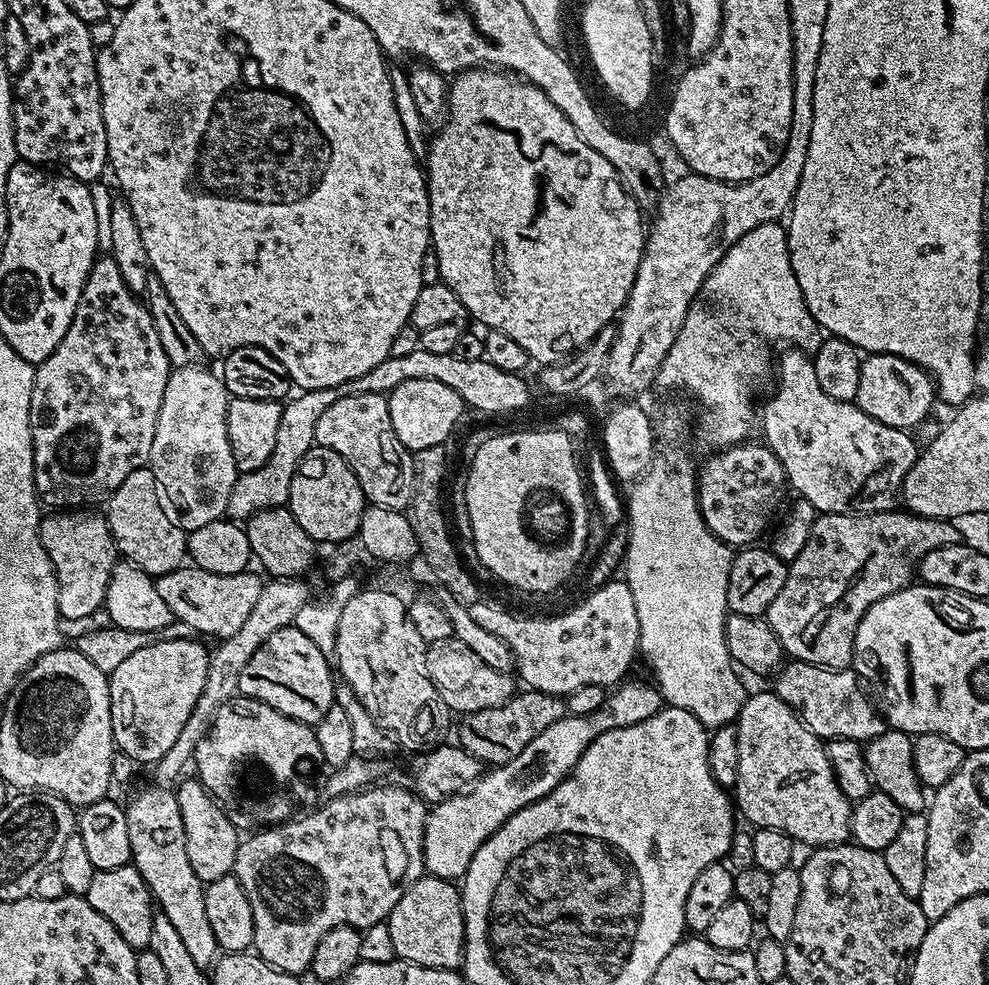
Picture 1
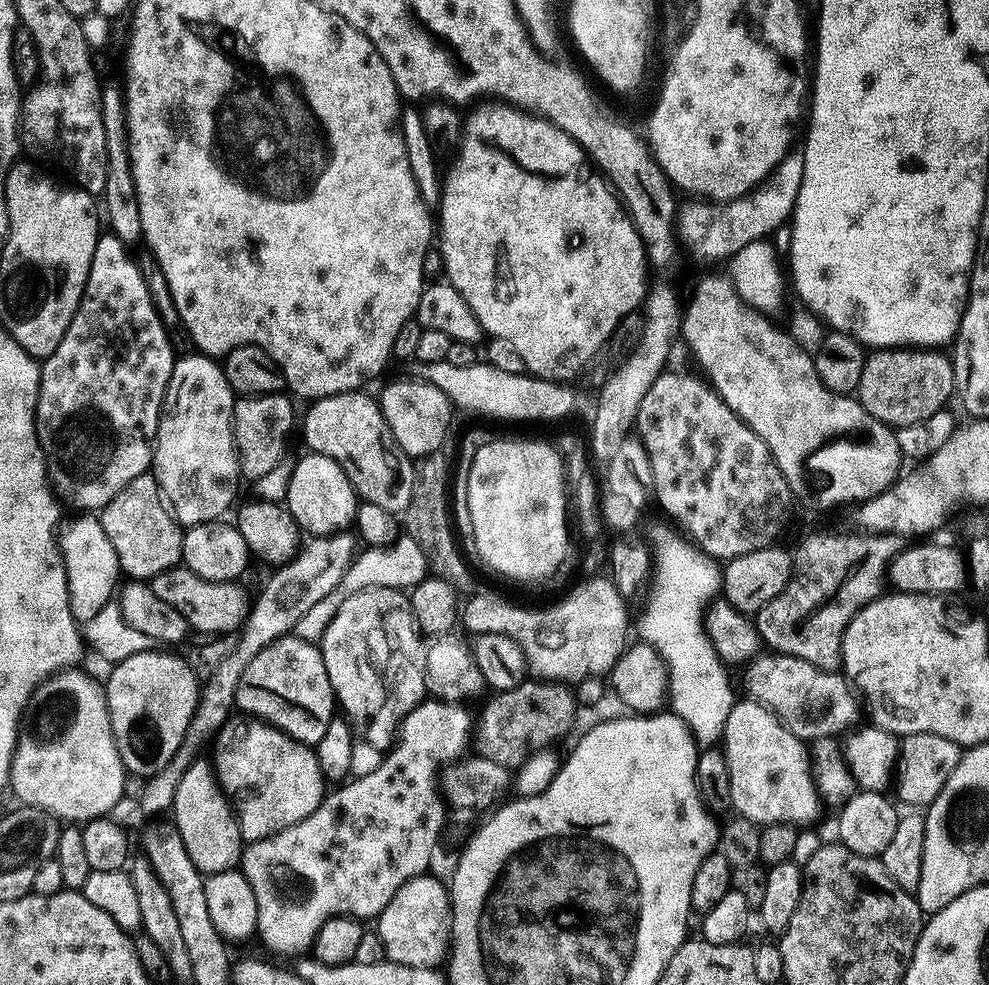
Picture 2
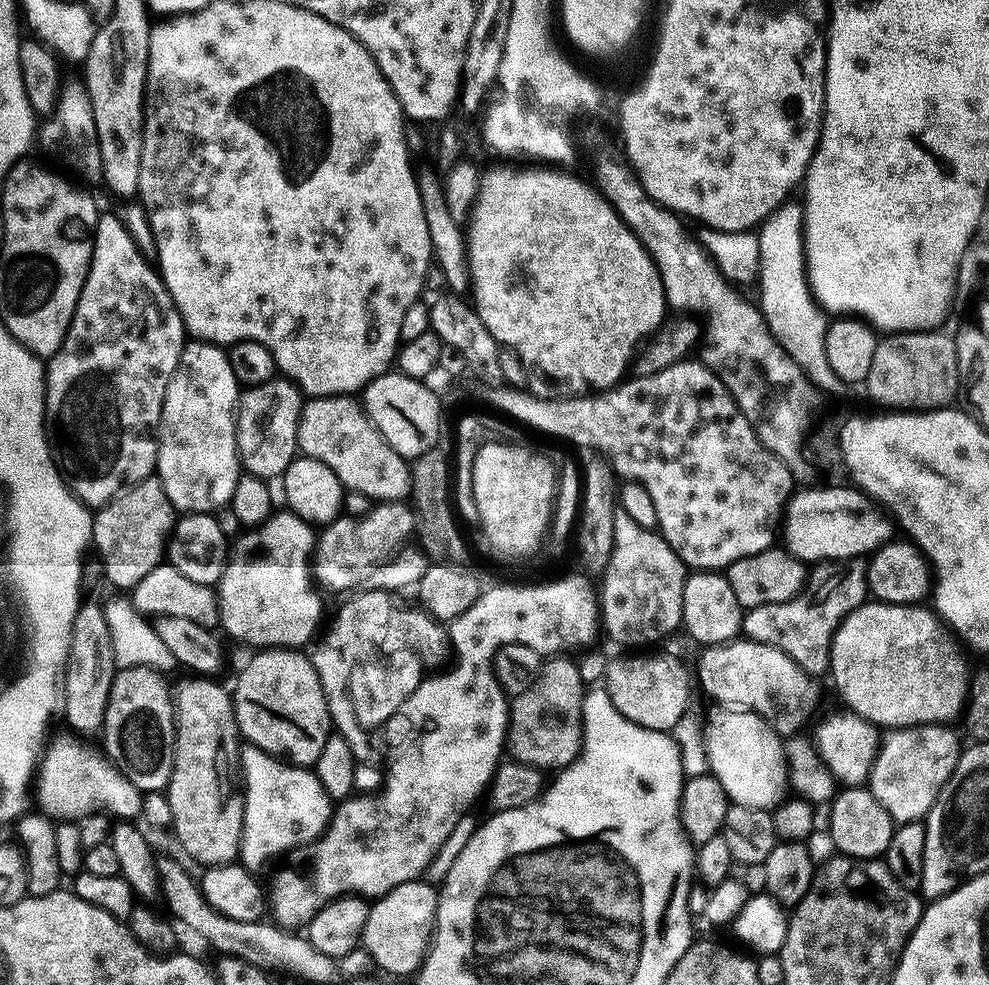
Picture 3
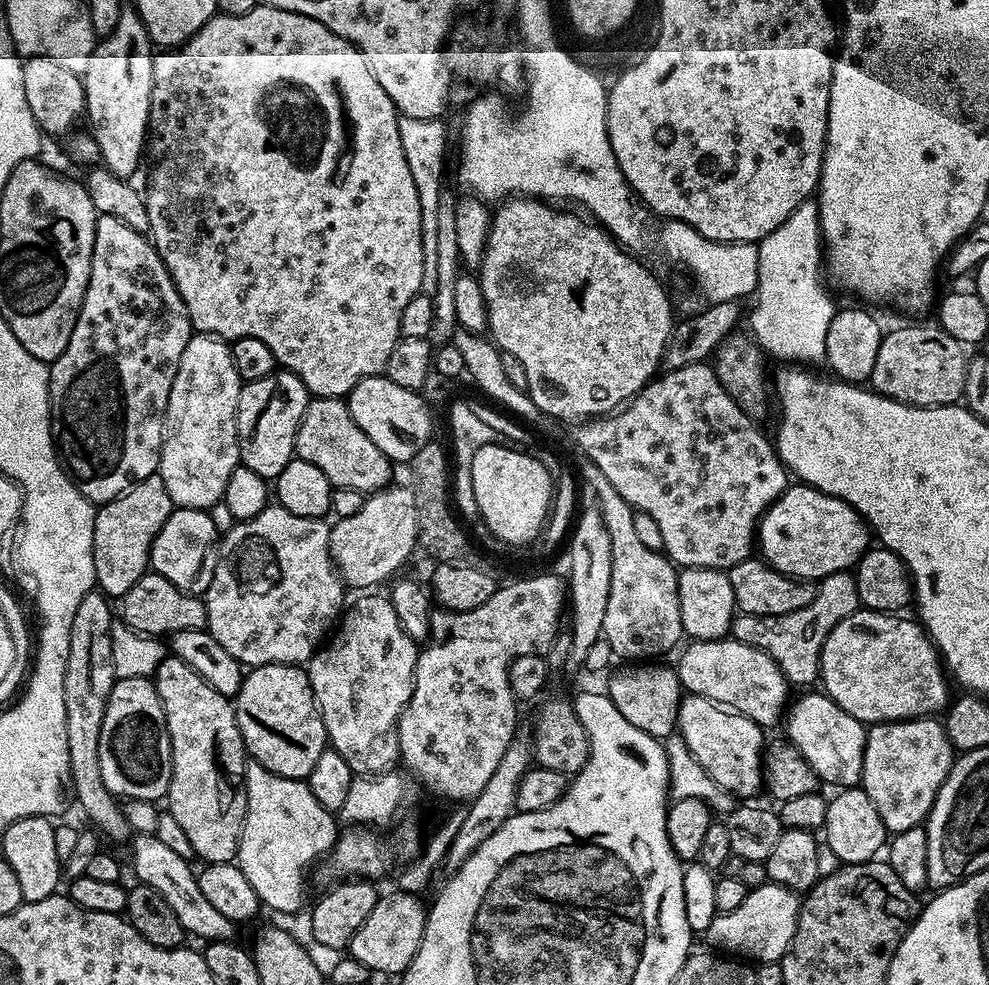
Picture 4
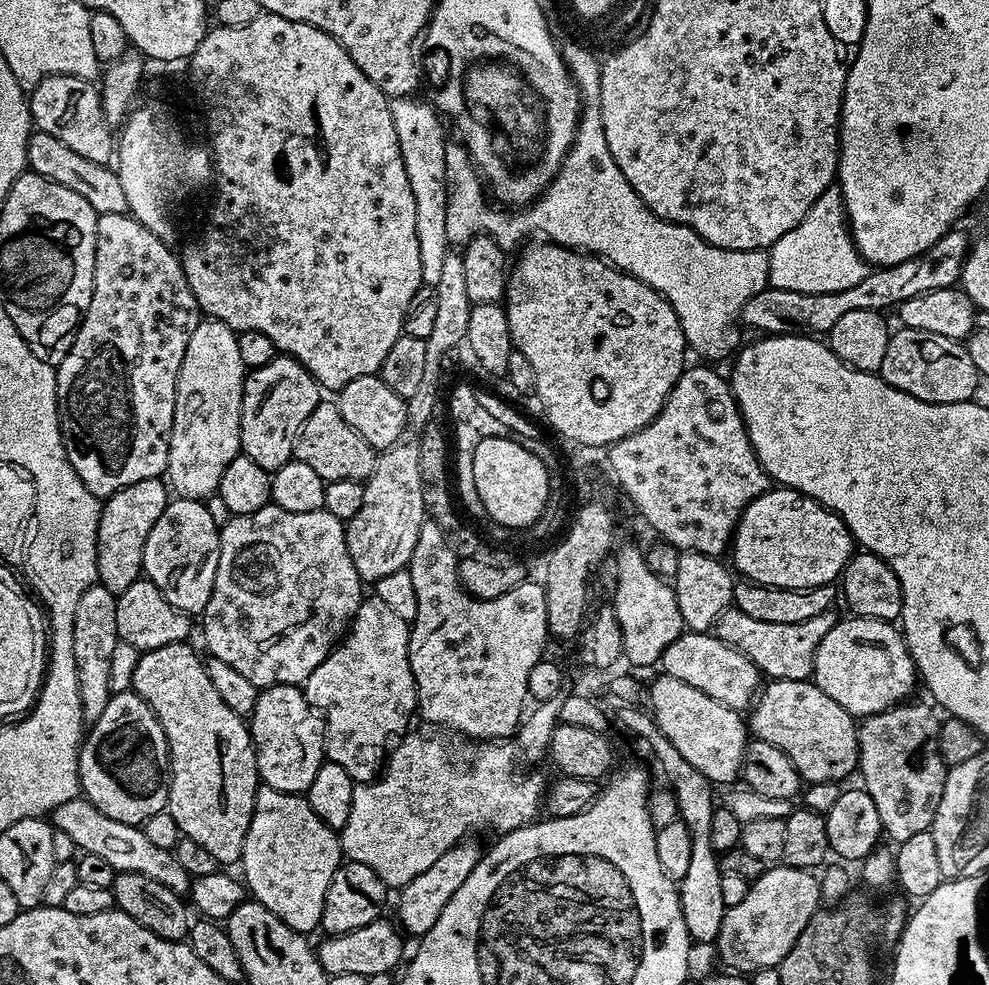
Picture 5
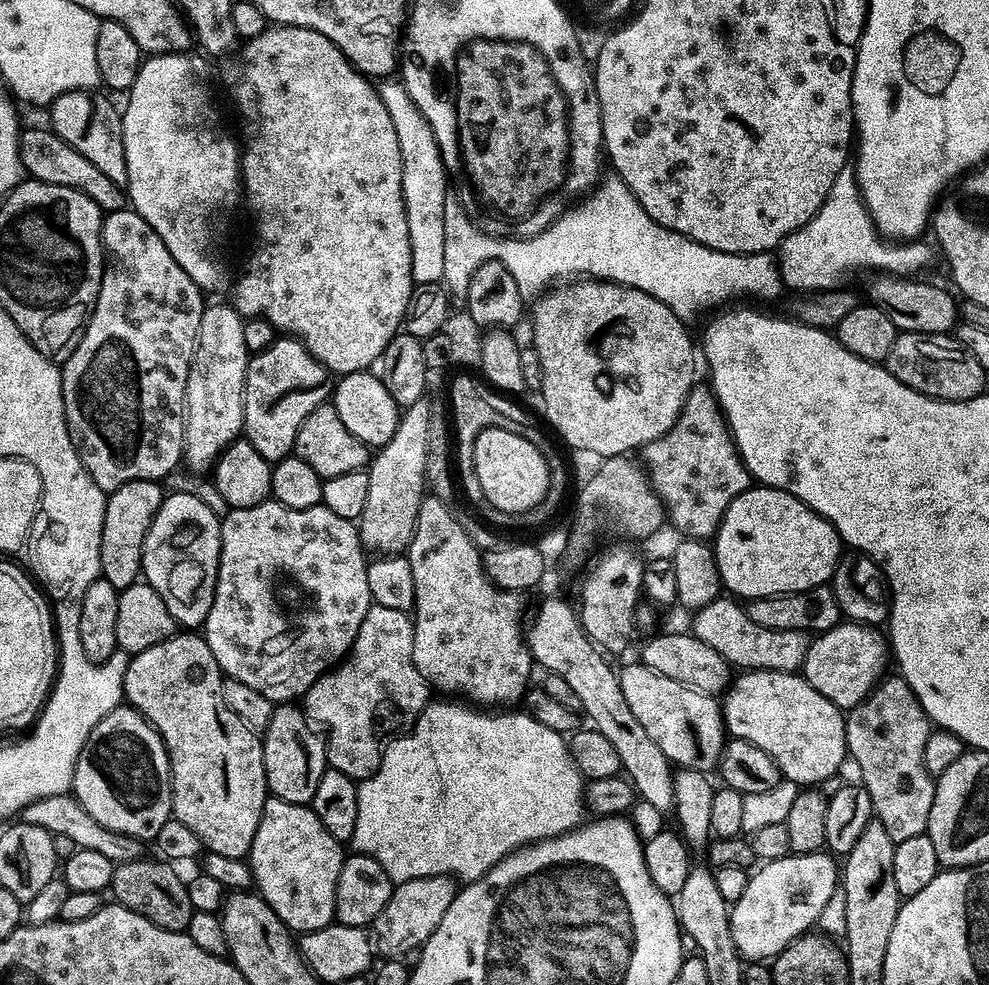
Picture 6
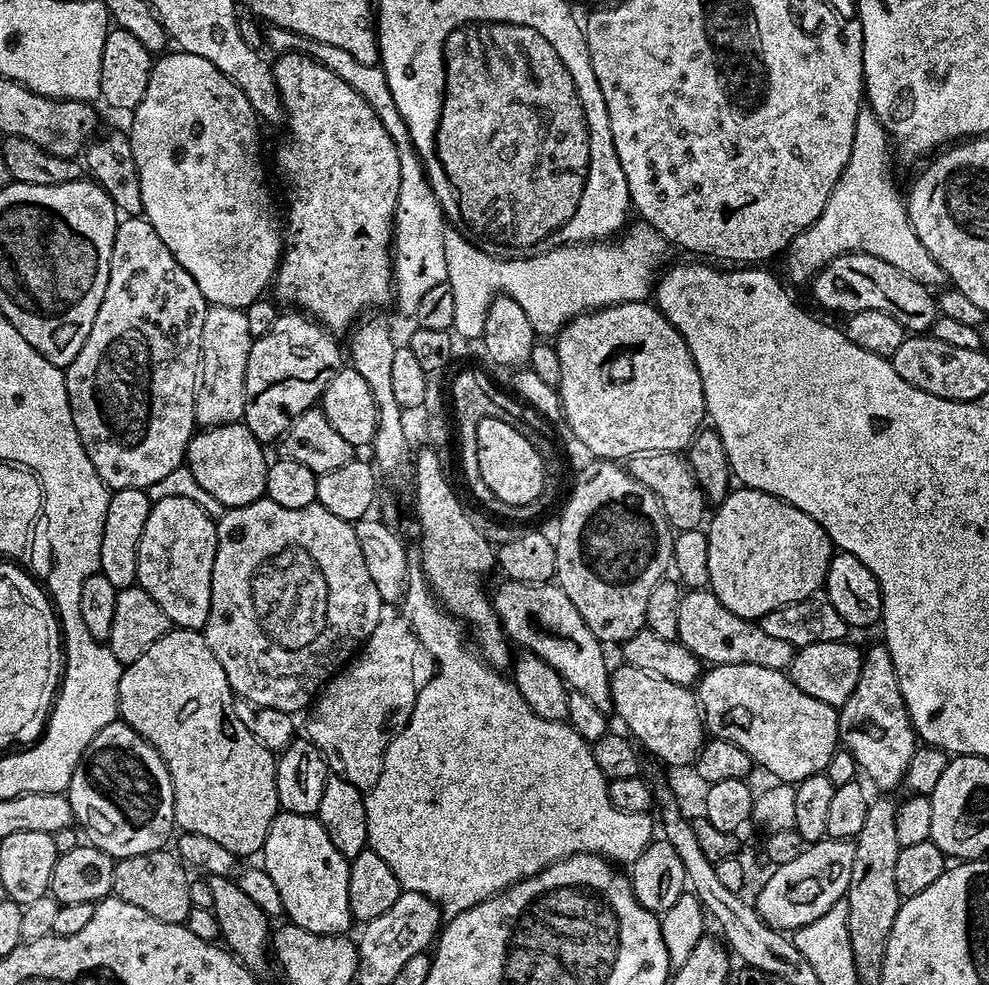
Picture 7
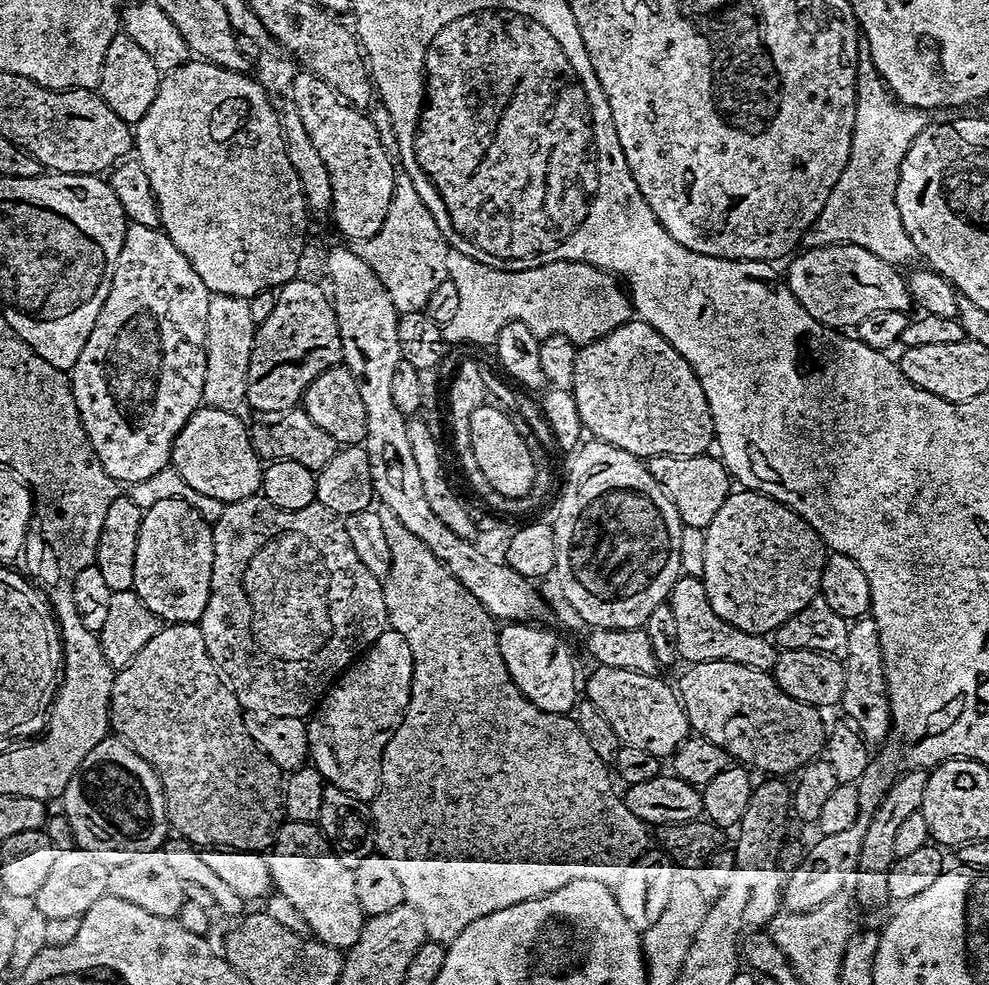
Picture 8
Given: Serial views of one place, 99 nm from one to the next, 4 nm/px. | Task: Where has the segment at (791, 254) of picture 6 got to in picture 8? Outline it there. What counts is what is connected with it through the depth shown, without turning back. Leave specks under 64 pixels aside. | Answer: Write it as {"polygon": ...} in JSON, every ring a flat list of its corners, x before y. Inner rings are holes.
{"polygon":[[867,46,861,47,858,54,858,66,856,67,856,113,854,114,854,134,850,142,850,158,846,162,846,170,842,170,842,178,838,178,838,182,834,182,834,190,830,190,830,198,826,198,826,206,822,206,822,214,818,214,818,218,804,232,802,241,804,248,825,248,831,244,853,244,854,246,862,246,866,250,870,250,870,254,878,254,878,258,882,258,886,262,897,266,905,266,913,259,917,259,918,253,914,242,910,242,910,234,906,234,906,226,902,226,902,214,898,214,898,206,896,205,896,187,898,186,898,178,900,177,900,167,902,166,902,158,906,158,906,150,910,150,910,146,914,142,914,138,918,138,918,134,930,123,930,116,927,111,920,108,905,108,892,91,886,86,886,82,878,74,878,70,874,66,874,62,870,58,870,50]]}

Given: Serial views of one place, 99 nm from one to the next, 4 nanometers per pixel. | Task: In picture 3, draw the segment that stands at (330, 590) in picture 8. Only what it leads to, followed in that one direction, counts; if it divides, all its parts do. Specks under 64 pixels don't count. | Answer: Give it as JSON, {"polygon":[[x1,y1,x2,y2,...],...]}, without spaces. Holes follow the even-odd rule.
{"polygon":[[287,510,273,511,264,523,253,530,243,533,235,541,234,551,224,566,218,585,220,601,219,627,225,628,236,640,244,644,253,644,253,649,295,648,299,649,312,636,316,623,320,620,320,600,310,594,304,581,313,548,316,546,317,533,313,525,307,524,301,516]]}

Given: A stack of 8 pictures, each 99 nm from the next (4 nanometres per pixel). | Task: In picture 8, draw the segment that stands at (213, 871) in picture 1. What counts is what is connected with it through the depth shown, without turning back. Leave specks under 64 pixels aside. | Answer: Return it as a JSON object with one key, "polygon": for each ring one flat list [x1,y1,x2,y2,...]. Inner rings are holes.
{"polygon":[[172,622,161,627,160,632,138,650,138,658,113,675,108,722,111,731,125,740,158,774,164,788,168,823,177,837,204,850,233,848,239,852,263,853,271,849,277,830,286,820,282,773,252,741,245,713,210,658,199,623]]}

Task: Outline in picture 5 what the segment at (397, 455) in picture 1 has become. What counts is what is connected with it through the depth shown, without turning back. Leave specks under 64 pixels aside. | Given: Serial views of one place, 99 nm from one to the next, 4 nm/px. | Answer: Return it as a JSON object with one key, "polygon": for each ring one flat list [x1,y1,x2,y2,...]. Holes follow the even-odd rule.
{"polygon":[[322,402,314,406,310,418,302,422,302,430,296,439,296,445,292,451,295,459,306,462,324,481,330,480,359,480,364,482,375,470,378,452,342,418,339,403]]}

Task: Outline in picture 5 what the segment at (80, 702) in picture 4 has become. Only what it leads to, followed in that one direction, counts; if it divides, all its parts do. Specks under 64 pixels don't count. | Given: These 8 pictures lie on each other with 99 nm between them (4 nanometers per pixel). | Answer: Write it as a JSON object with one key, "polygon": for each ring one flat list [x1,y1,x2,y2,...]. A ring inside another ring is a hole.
{"polygon":[[97,582,84,591,82,598,78,598,78,610,74,610,74,666,78,670,78,698,82,702,85,721,88,722,100,717,102,710,106,710,106,702,113,694,110,678,111,659,117,641,120,640,116,621,116,598,117,593,106,590,106,586]]}

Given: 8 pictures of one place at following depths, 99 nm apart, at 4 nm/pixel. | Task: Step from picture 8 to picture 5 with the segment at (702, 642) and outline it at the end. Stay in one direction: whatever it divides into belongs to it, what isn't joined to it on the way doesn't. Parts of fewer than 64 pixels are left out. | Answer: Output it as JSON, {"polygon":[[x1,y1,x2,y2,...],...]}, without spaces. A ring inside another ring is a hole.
{"polygon":[[729,606,716,620,714,634,719,640,726,642,726,646,746,654,746,658,750,658,750,662,754,662,754,666,758,666,758,670,765,677,774,680,807,680,813,675,816,651,822,638,830,634,837,622,838,616,834,613,835,611,829,610,822,614,814,614,814,618,806,618,806,622,758,622,758,618,750,618,750,614,742,614,742,610]]}

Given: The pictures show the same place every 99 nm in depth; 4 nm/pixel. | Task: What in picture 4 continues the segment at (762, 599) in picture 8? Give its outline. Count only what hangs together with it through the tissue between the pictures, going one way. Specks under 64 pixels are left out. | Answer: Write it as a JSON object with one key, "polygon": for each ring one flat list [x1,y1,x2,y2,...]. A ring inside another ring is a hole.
{"polygon":[[803,482,793,483,785,488,784,493,764,511,758,525,758,552,764,563,782,574,796,577,797,580,819,582,835,572,849,571,869,547,870,529,864,523,863,516,858,515,845,500,819,492]]}

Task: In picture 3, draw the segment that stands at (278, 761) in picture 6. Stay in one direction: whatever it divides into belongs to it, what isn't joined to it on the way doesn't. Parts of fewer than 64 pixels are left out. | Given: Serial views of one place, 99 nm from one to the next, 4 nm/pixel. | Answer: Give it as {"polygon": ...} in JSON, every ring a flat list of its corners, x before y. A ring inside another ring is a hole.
{"polygon":[[266,648,245,666,231,693,239,735,247,743,287,758,297,766,315,765,334,725,318,670,307,655,295,648]]}

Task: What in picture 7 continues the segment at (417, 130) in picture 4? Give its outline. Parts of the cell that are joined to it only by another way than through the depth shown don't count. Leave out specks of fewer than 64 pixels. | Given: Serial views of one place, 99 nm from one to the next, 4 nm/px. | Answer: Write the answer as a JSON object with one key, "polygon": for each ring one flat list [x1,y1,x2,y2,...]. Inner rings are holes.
{"polygon":[[268,26,263,29,265,45,270,49,273,48,273,53,283,54,285,52,301,52,304,56,308,56,311,60,319,60,321,64,326,66,326,70,334,70,334,74,338,74,338,78,342,78,342,82,346,82,350,86,357,88,362,94,362,98,366,98,366,102,370,102,370,106,374,110,374,114,378,114,378,118,382,122,382,126,386,126,386,134,390,134,390,138,394,138,394,146,398,150,398,170,400,171,400,177,398,178,398,202,396,203,396,221,392,224,392,282,394,285,394,305,401,312,402,315,408,316,408,318,415,317,418,310,418,302,422,302,422,297,430,291,434,286,445,283,448,279,446,274,446,242,444,241,444,229,446,227,446,221,444,219,444,211,442,206,438,202,438,198,434,198,434,190,430,186,428,181,428,175,424,172,424,166,420,162,419,156,412,149,412,139,408,136,408,127,402,122,402,114,398,114,398,106,394,106,394,94,390,94,390,86,386,82,386,74,384,69,376,64,363,64,358,62,358,58,350,58,350,54,346,54,346,50,340,49,339,46,330,46,329,44,319,44,314,38,309,36,303,36,297,32,291,32,285,28,278,28,275,26]]}

